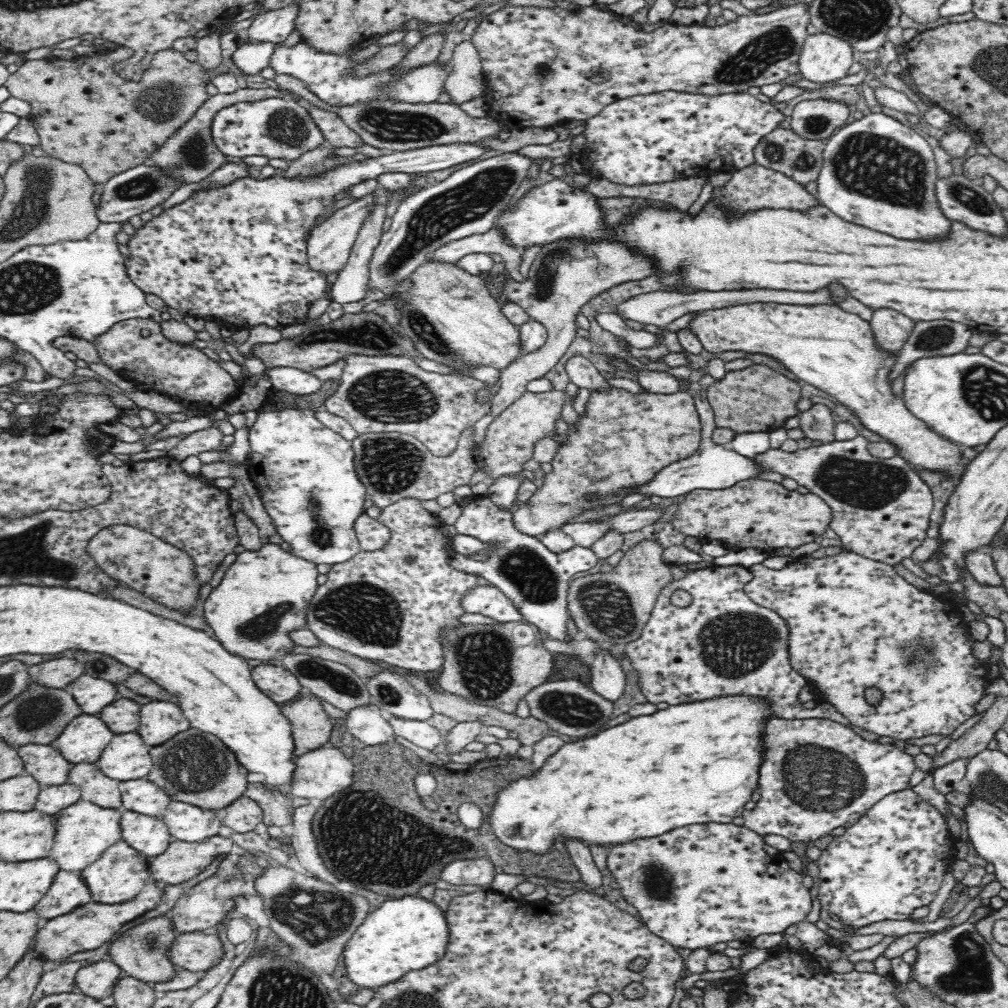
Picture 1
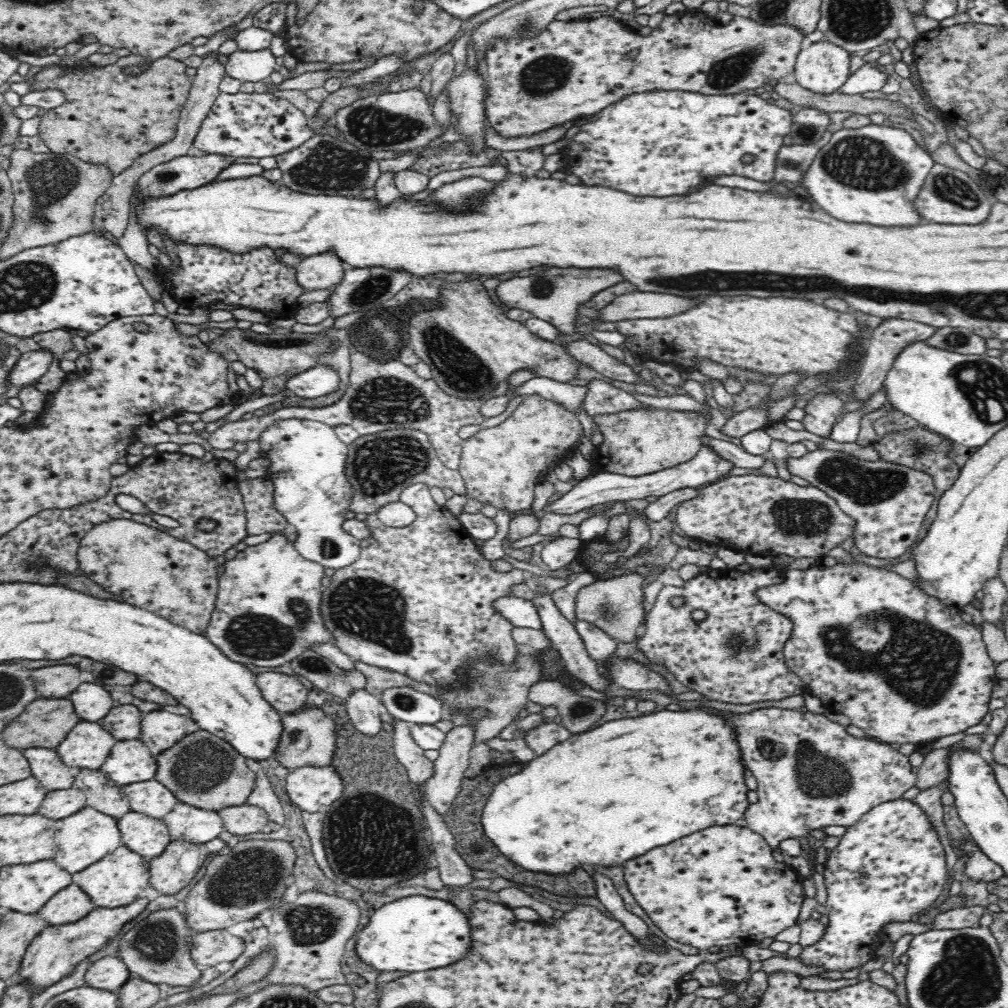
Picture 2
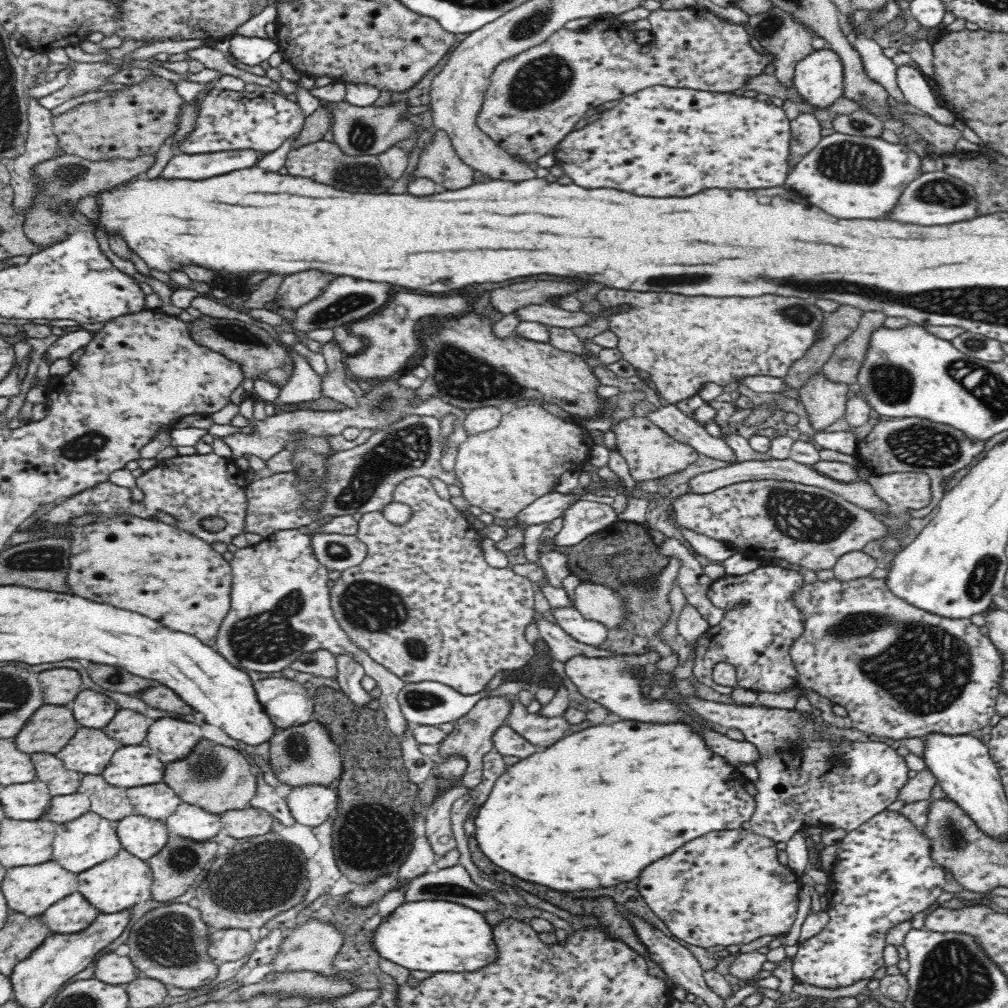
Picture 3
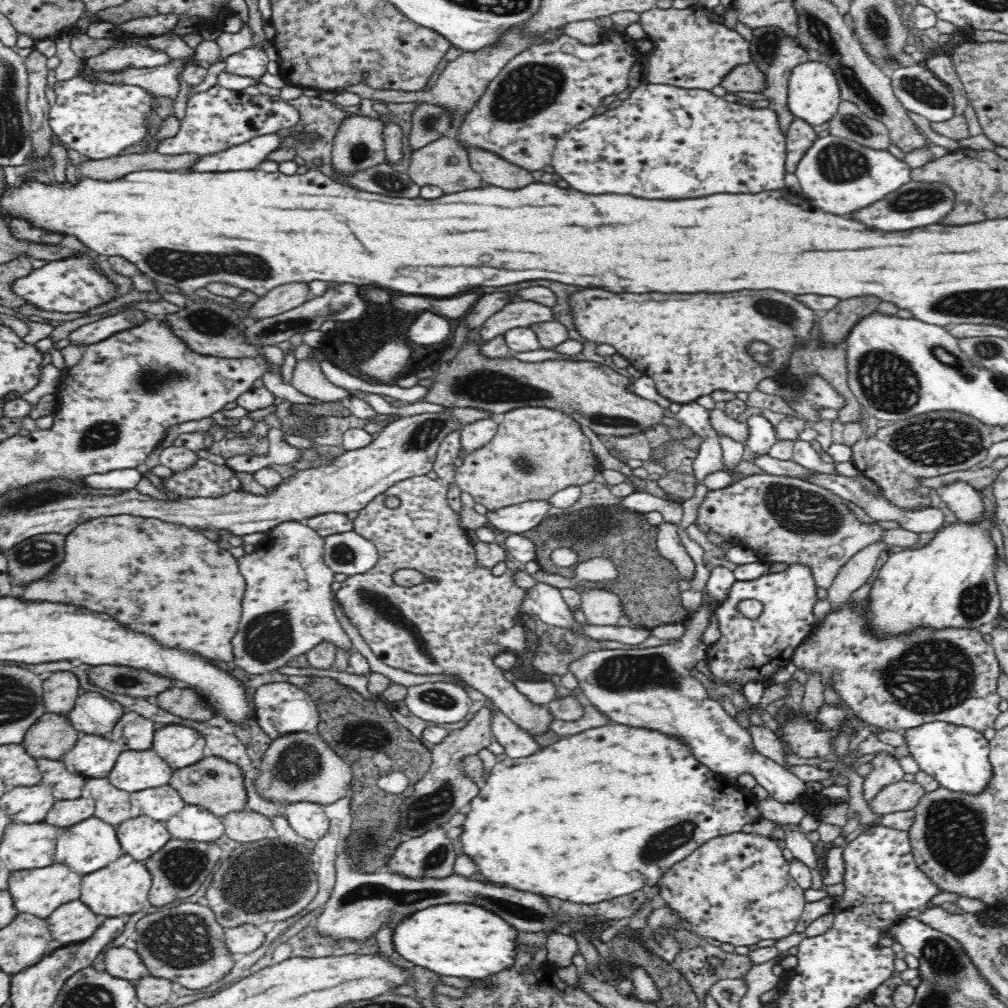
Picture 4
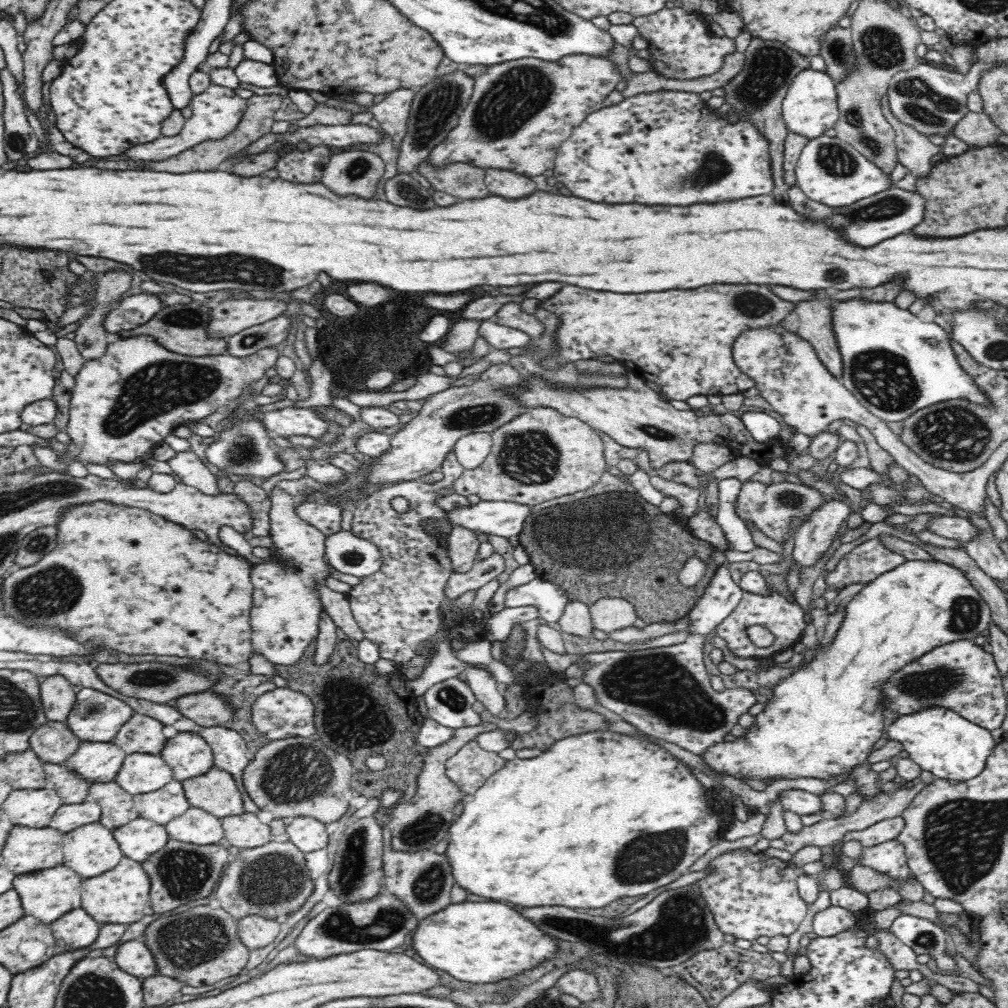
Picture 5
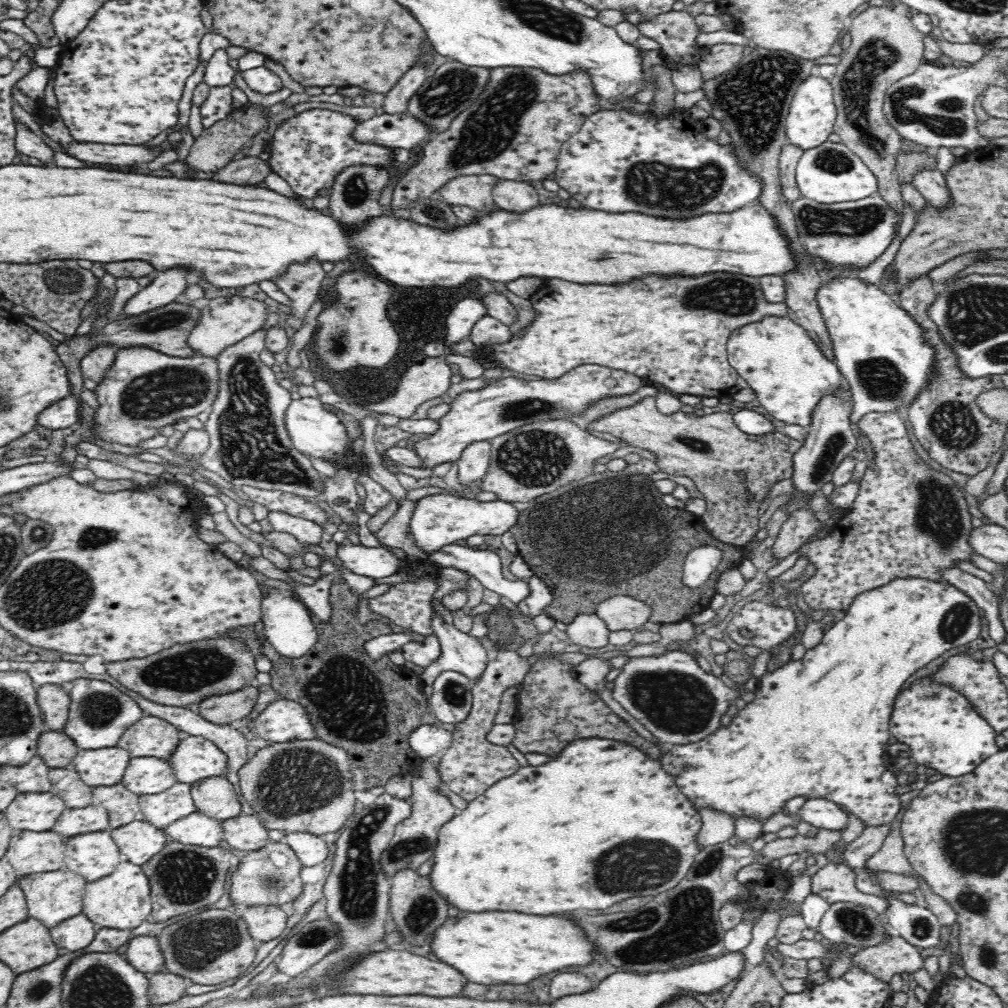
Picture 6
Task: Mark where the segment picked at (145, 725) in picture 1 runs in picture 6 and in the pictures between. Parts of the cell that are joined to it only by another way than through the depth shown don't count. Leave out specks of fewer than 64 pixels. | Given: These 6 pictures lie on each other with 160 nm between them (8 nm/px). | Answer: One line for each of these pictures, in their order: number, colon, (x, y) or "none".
2: (159, 729)
3: (171, 739)
4: (180, 746)
5: (188, 755)
6: (195, 757)

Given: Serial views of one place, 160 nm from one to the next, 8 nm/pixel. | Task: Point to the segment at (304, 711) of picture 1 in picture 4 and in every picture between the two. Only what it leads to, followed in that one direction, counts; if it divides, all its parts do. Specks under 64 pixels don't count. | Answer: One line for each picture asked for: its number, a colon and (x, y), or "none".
2: (308, 735)
3: (301, 754)
4: (298, 766)

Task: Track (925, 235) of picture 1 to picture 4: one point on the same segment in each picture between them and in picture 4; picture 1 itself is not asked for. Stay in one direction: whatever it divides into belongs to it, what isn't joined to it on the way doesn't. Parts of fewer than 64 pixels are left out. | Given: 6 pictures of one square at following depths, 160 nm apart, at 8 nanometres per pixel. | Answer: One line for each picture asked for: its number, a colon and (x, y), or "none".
2: (869, 175)
3: (848, 176)
4: (841, 176)

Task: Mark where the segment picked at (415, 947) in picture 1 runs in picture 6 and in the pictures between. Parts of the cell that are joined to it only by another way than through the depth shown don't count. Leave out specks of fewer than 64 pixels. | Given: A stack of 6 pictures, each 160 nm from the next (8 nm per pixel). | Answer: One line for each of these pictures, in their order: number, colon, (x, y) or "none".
2: (413, 934)
3: (433, 935)
4: (458, 940)
5: (482, 942)
6: (494, 947)

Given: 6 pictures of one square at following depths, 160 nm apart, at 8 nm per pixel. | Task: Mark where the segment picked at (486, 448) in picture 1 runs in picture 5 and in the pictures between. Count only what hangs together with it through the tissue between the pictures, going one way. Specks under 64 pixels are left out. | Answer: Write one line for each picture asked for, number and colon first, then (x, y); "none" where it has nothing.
2: (501, 465)
3: (504, 470)
4: (536, 452)
5: (542, 454)

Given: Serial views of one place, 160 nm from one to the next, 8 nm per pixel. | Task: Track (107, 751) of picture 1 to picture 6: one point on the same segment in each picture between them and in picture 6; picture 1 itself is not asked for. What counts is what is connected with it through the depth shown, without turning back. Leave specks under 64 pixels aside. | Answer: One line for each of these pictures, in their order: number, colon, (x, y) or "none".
2: (129, 761)
3: (132, 765)
4: (134, 770)
5: (140, 773)
6: (143, 775)

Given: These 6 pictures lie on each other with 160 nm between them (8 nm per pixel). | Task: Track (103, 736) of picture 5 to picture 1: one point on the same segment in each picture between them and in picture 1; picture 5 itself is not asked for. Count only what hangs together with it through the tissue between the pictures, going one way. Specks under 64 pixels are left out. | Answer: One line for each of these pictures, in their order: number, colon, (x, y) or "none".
1: (91, 694)
2: (91, 702)
3: (91, 710)
4: (93, 713)

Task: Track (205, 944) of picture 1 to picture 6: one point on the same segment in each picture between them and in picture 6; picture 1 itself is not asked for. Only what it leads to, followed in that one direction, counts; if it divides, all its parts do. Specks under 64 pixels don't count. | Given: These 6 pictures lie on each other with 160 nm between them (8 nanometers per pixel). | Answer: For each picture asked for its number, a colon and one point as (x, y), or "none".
2: (211, 947)
3: (227, 945)
4: (244, 939)
5: (255, 932)
6: (264, 923)

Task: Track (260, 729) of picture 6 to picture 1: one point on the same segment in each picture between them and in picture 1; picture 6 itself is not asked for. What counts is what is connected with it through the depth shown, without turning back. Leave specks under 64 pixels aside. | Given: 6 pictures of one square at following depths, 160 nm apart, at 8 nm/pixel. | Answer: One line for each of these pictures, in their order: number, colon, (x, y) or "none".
1: (278, 683)
2: (286, 694)
3: (288, 703)
4: (280, 708)
5: (281, 713)

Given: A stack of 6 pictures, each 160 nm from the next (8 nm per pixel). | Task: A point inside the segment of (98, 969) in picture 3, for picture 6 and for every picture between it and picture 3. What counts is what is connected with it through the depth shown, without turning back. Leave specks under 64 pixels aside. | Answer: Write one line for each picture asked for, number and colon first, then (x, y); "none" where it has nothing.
4: (119, 962)
5: (133, 957)
6: (143, 953)

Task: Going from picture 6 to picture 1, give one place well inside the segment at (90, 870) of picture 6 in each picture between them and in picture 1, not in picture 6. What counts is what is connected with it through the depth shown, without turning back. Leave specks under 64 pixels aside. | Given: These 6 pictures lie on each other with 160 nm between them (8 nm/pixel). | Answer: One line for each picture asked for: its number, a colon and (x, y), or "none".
1: (85, 830)
2: (83, 838)
3: (90, 839)
4: (87, 846)
5: (89, 850)

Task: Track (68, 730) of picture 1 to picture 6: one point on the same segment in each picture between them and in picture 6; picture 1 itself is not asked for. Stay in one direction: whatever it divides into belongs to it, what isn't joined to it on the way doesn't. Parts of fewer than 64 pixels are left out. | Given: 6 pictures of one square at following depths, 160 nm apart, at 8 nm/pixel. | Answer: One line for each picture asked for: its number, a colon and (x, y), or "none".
2: (87, 745)
3: (89, 751)
4: (93, 756)
5: (94, 761)
6: (102, 767)

